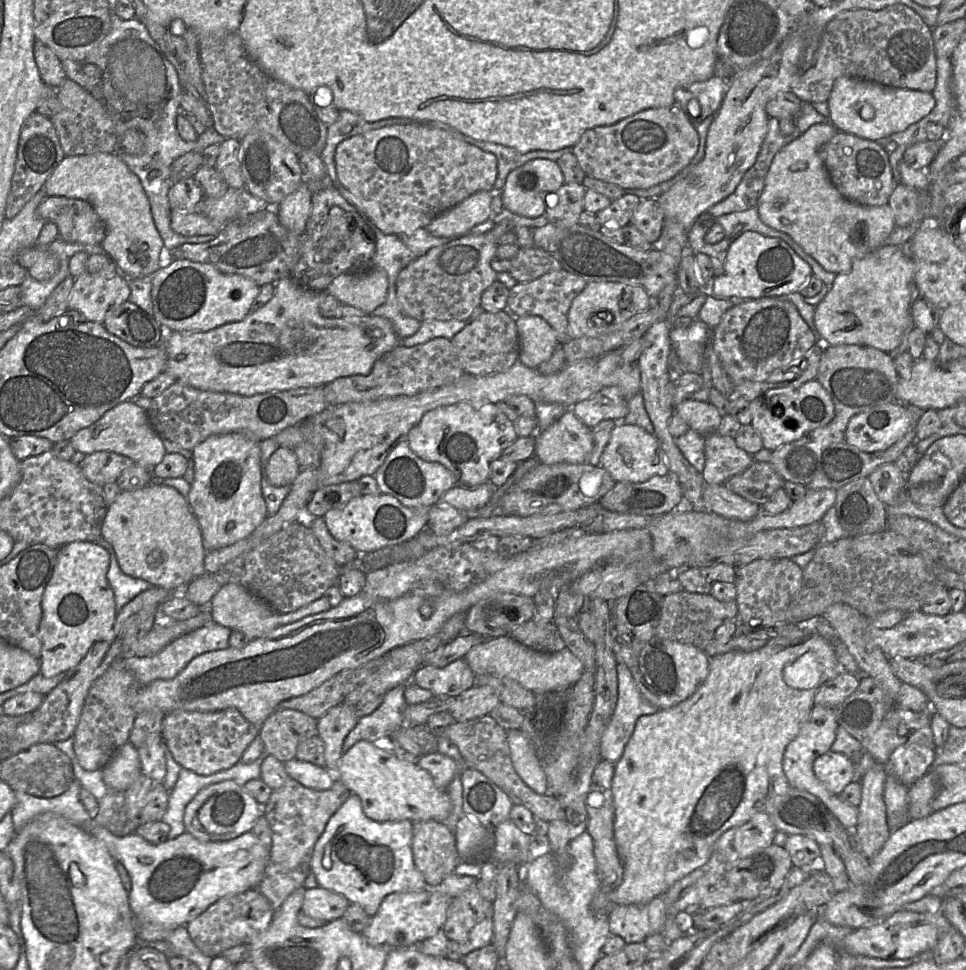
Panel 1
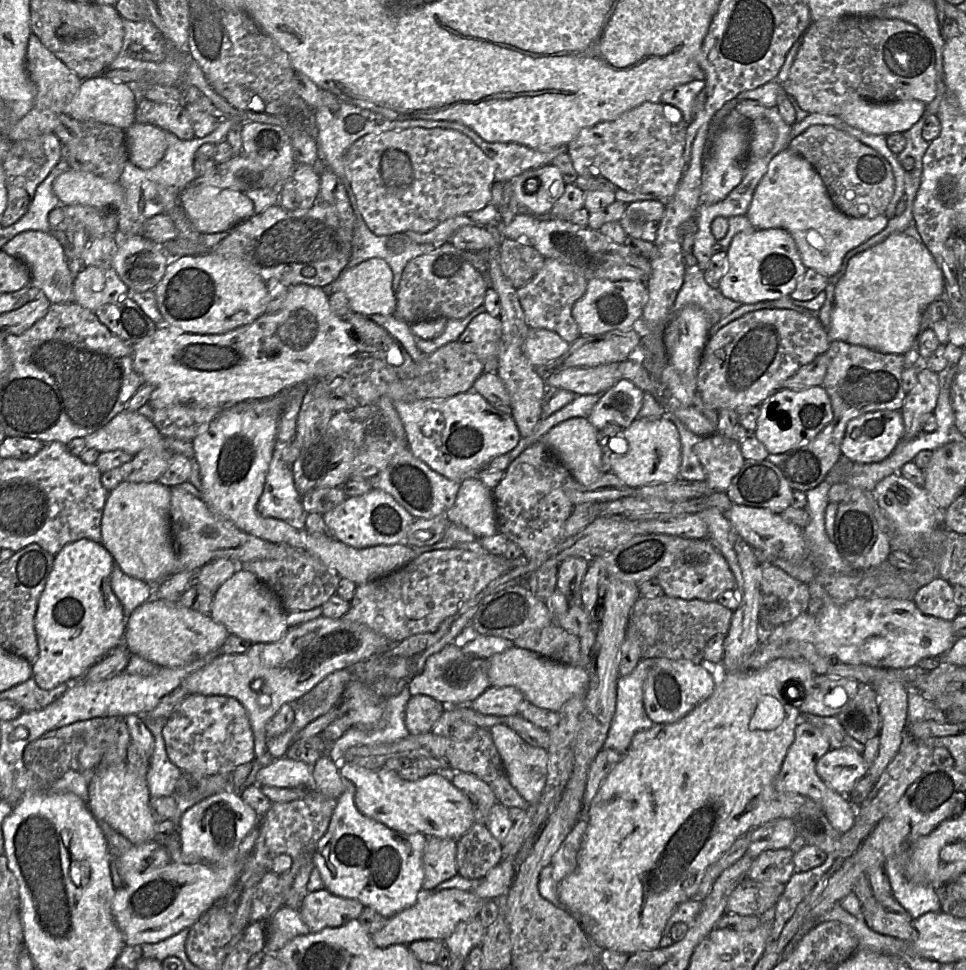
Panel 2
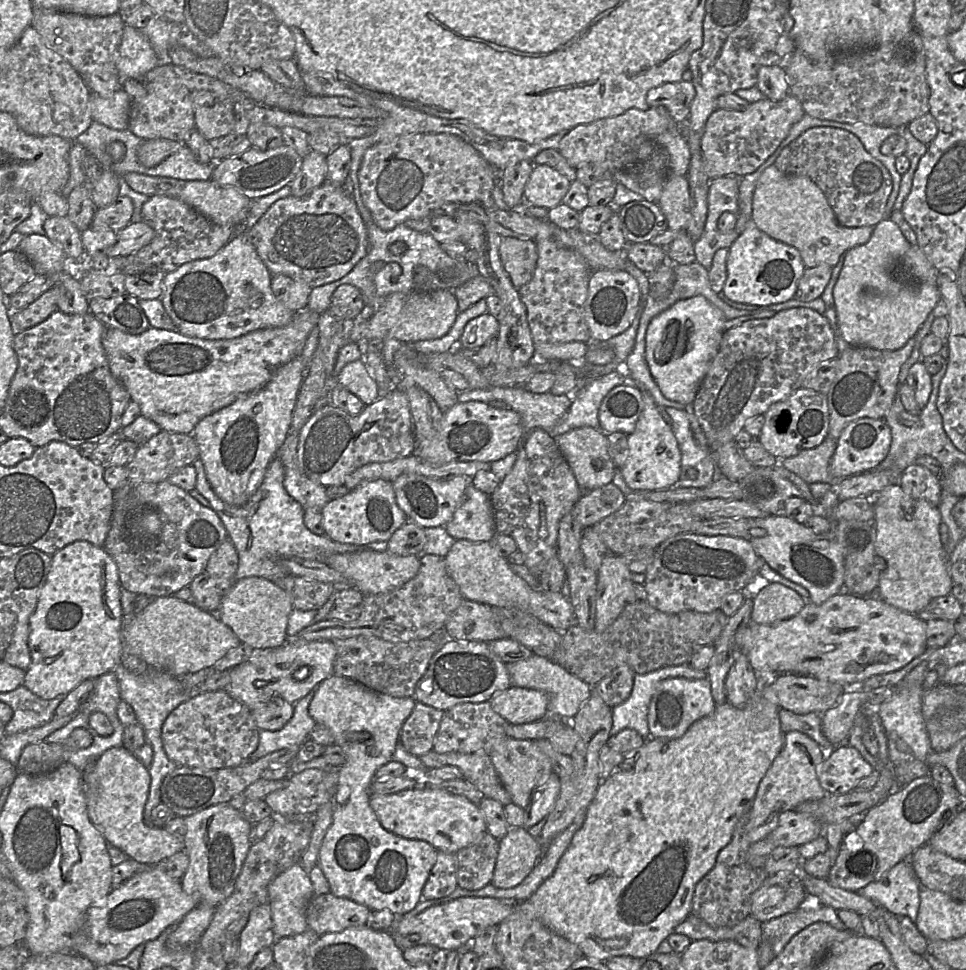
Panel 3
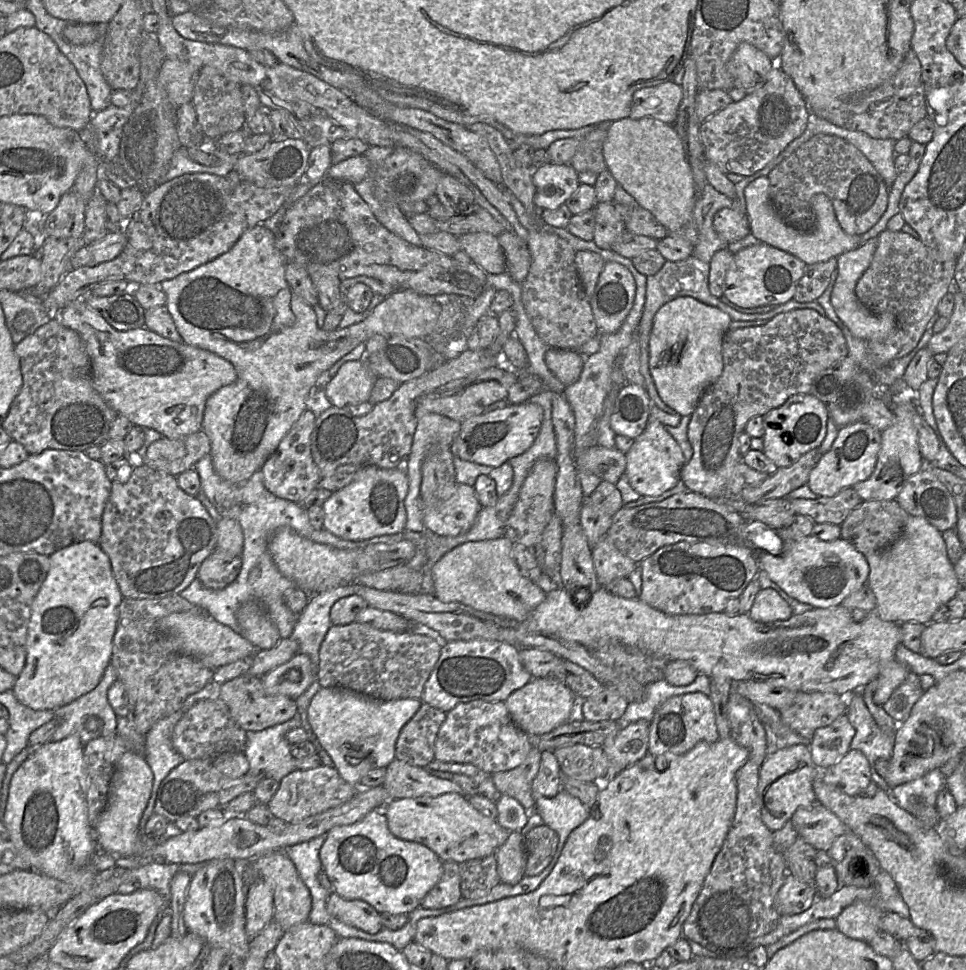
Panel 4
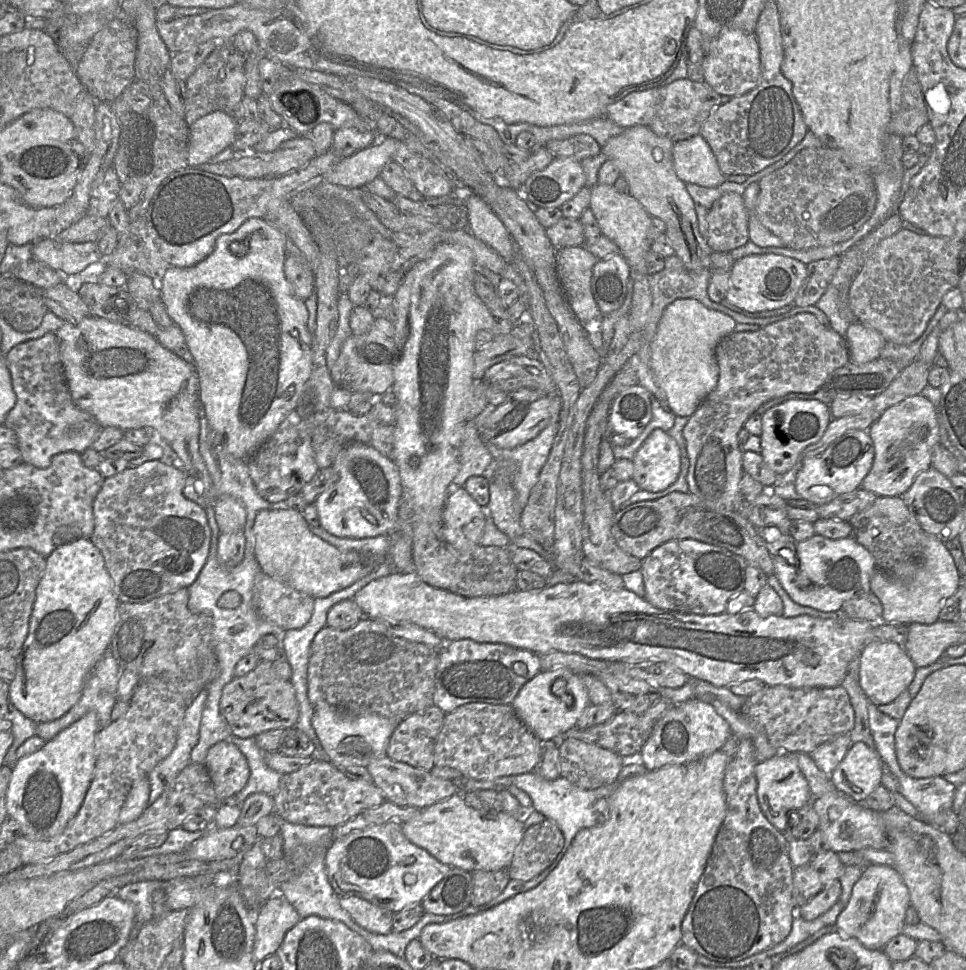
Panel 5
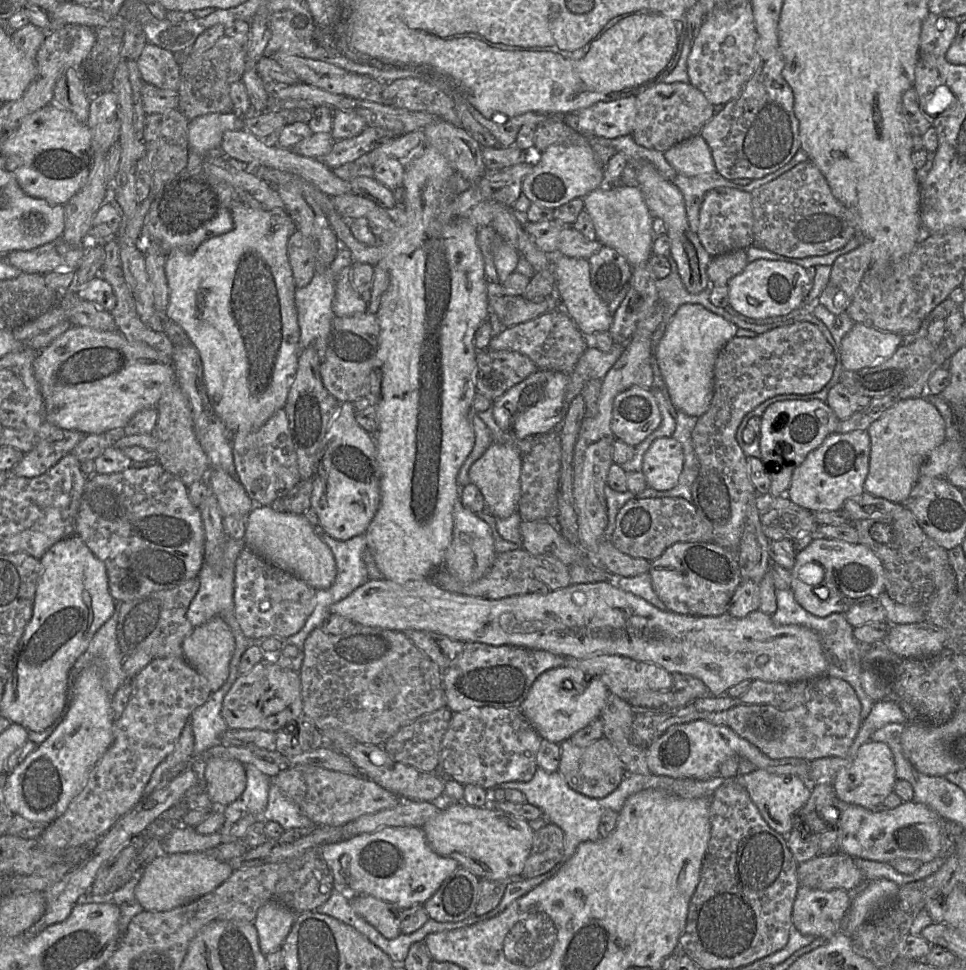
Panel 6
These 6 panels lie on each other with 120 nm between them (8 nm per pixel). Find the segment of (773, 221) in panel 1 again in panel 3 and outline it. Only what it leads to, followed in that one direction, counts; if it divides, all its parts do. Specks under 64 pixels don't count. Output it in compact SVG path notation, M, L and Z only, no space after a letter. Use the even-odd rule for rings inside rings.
M774 164L761 174L756 183L752 197L752 221L759 230L771 238L795 247L806 268L821 264L834 267L843 253L868 242L874 231L873 226L845 227L840 225L823 191L810 178L785 175Z

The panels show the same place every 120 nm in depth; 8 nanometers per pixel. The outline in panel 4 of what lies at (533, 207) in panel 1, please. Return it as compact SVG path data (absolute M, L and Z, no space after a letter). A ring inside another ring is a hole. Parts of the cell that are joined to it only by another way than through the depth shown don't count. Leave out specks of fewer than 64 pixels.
M548 163L532 171L532 182L535 186L533 203L542 209L557 209L577 190L580 182L577 171L570 164Z

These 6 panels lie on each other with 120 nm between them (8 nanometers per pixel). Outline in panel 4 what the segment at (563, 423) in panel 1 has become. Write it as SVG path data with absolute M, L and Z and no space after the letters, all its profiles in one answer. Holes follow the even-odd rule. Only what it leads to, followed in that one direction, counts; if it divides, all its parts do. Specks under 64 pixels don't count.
M595 444L574 458L578 472L588 472L616 484L626 469L626 455L617 448Z

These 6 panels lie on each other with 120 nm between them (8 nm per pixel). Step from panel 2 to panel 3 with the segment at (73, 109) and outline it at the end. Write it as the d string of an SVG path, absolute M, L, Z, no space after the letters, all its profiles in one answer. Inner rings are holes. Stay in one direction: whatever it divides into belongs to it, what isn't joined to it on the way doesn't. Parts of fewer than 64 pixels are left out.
M123 84L122 89L110 97L92 93L89 101L93 121L115 130L128 128L131 105L132 99L124 90Z

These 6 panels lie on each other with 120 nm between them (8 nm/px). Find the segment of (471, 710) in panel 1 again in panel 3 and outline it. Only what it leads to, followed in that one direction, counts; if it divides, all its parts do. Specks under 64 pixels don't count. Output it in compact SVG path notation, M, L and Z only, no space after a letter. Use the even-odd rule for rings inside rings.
M510 686L489 700L492 709L511 724L525 724L548 716L548 695L537 689Z

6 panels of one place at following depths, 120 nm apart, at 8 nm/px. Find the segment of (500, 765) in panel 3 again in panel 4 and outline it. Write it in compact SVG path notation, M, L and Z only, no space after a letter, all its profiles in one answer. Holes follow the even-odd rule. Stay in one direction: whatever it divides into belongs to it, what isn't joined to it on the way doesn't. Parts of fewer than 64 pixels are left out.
M532 747L525 760L517 767L492 774L497 790L516 799L527 811L535 810L532 782L538 773L541 750Z

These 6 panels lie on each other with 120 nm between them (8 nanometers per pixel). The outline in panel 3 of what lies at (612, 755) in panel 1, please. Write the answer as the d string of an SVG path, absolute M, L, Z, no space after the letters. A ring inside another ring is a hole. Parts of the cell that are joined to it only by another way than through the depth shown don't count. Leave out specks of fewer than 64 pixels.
M689 664L667 666L646 673L635 674L629 697L612 708L612 727L610 736L623 729L634 729L643 738L650 738L648 727L648 710L658 683L669 678L704 679L706 670L696 670Z

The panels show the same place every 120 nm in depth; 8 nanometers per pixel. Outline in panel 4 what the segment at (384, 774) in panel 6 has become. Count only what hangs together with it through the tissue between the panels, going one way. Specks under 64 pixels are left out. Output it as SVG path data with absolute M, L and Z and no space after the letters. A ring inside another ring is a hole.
M398 759L386 767L383 786L388 793L388 800L462 793L461 787L452 780L436 777L425 767L410 765Z

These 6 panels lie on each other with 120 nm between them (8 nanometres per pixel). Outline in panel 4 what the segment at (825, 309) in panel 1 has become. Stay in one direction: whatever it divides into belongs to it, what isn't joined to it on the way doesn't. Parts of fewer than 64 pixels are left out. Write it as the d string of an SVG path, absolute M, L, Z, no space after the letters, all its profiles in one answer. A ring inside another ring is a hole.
M878 237L871 238L865 243L861 243L857 249L845 252L837 258L838 277L831 294L831 304L838 318L853 336L866 341L884 341L894 333L897 327L897 320L893 313L873 314L859 302L855 293L857 282L870 266L877 246Z

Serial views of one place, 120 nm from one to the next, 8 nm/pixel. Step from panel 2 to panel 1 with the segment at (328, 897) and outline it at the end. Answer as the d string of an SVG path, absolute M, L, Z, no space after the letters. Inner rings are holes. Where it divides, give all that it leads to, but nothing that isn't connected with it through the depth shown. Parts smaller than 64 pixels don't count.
M317 887L305 890L301 910L311 918L331 922L340 919L349 905L342 895Z

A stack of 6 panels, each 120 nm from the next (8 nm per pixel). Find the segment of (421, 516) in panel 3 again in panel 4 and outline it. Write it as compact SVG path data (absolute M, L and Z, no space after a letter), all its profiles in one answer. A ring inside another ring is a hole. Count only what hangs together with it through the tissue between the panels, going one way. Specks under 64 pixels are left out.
M456 483L455 491L448 499L423 509L422 521L426 530L435 534L458 536L473 526L482 507L473 486Z

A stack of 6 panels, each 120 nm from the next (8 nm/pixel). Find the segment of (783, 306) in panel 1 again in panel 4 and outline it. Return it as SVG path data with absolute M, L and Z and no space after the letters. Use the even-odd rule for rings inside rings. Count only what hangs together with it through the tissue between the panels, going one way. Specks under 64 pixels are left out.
M794 309L776 315L762 326L728 330L722 340L723 372L701 395L688 426L693 456L681 470L681 479L688 490L708 498L723 496L735 466L743 460L739 436L747 422L754 416L763 416L782 406L793 395L810 393L814 379L847 356L847 342L841 329L827 316L821 316L812 309Z

